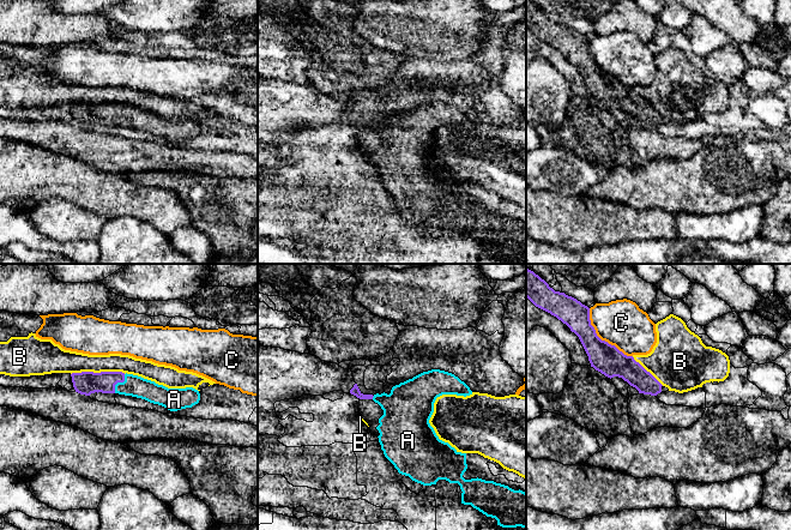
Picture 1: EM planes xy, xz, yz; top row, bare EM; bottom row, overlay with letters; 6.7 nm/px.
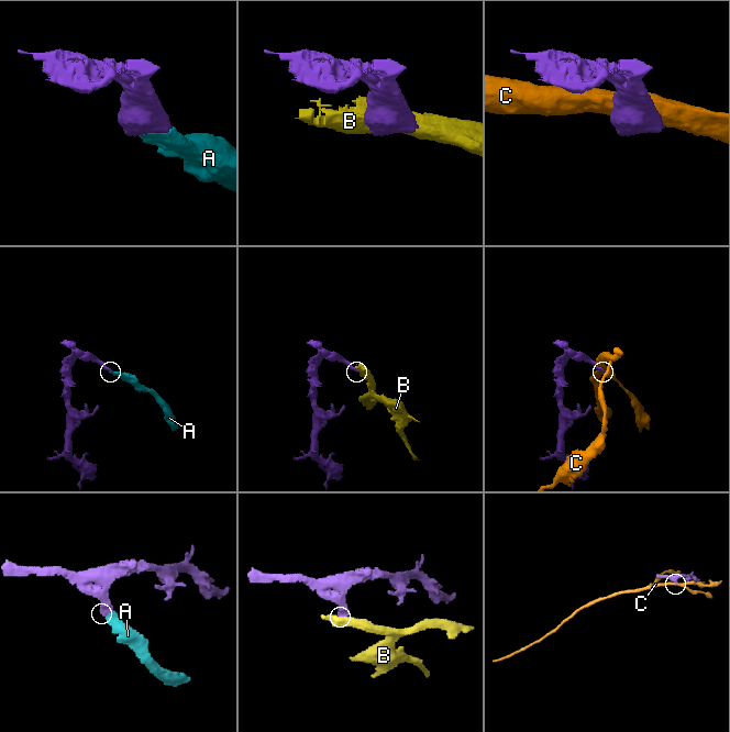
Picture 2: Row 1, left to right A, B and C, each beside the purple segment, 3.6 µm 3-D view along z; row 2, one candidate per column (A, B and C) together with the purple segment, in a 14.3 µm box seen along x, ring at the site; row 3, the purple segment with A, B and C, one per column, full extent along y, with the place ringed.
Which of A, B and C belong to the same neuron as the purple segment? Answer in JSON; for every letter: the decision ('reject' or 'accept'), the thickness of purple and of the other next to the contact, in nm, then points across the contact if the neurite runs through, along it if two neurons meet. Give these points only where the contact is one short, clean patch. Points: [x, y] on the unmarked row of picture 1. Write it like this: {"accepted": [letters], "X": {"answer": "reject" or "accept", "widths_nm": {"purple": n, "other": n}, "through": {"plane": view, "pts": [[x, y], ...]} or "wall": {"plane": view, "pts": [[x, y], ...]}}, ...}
{"accepted": ["A"], "A": {"answer": "accept", "widths_nm": {"purple": 160, "other": 140}}, "B": {"answer": "reject", "widths_nm": {"purple": 160, "other": 160}}, "C": {"answer": "reject", "widths_nm": {"purple": 200, "other": 320}}}

